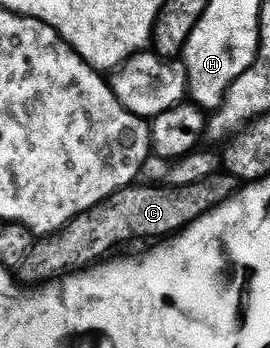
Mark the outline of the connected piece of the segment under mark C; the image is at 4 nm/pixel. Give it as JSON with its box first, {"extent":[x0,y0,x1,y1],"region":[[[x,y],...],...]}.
{"extent":[17,172,241,283],"region":[[[218,172],[209,175],[207,179],[184,186],[139,185],[126,186],[124,190],[109,196],[101,204],[89,208],[89,212],[77,216],[68,226],[61,227],[56,234],[40,237],[29,256],[25,256],[25,264],[17,268],[20,283],[53,282],[64,274],[73,274],[77,270],[94,267],[100,260],[115,252],[110,250],[117,249],[126,238],[166,240],[189,224],[201,220],[201,216],[217,208],[225,199],[233,197],[235,191],[240,189],[241,183],[231,174]]]}

